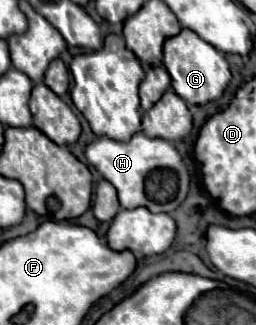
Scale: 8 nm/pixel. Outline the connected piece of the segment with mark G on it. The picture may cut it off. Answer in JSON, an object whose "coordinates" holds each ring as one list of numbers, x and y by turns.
{"coordinates":[[182,29,178,35,166,39,164,43,164,67,172,77,172,89,186,101,194,105,204,105,208,101,218,99,226,85,230,83,228,61,220,51,216,51,210,43,200,39,194,31]]}

